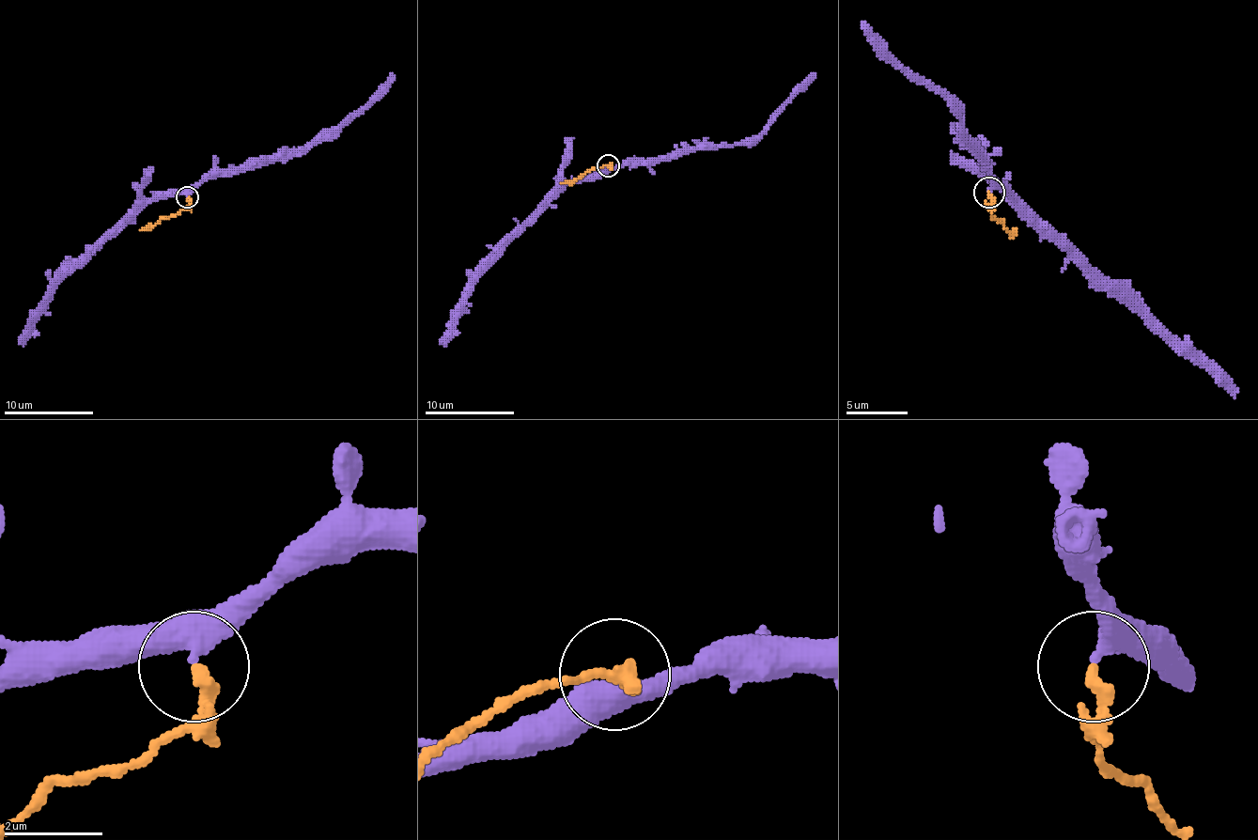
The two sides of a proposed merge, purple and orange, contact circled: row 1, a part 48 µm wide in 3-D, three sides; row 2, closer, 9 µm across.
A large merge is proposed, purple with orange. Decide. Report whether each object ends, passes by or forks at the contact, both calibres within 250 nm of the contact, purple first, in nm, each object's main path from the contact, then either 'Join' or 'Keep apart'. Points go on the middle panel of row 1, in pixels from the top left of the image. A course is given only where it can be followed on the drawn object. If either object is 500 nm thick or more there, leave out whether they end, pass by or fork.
At the ring purple passes by. At the ring orange ends. Thickness 360 nm (purple) against 280 nm. Course of purple: (607, 164), (594, 174), (574, 178), (532, 221), (473, 286), (444, 344). Course of orange: (607, 164), (610, 167), (597, 167), (574, 180), (560, 183). Keep apart

